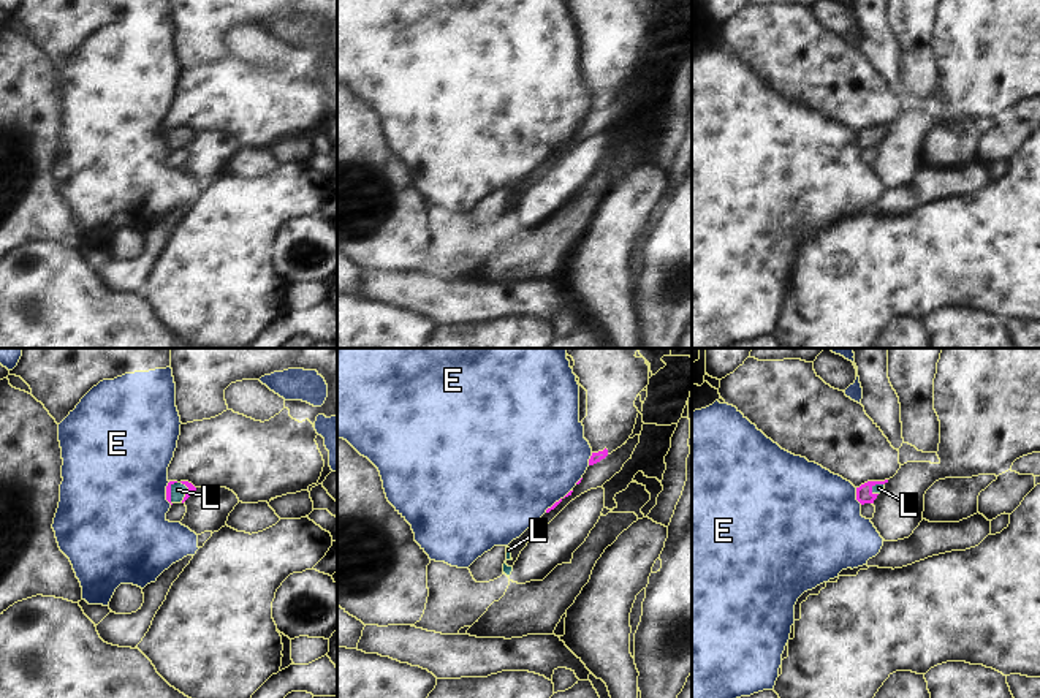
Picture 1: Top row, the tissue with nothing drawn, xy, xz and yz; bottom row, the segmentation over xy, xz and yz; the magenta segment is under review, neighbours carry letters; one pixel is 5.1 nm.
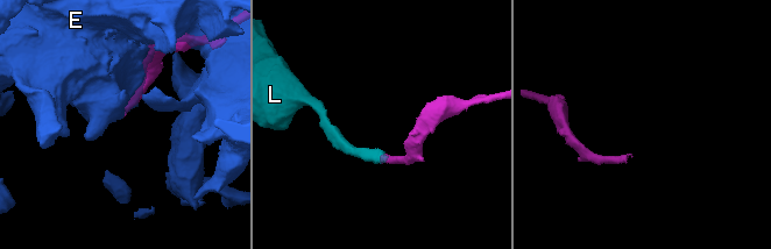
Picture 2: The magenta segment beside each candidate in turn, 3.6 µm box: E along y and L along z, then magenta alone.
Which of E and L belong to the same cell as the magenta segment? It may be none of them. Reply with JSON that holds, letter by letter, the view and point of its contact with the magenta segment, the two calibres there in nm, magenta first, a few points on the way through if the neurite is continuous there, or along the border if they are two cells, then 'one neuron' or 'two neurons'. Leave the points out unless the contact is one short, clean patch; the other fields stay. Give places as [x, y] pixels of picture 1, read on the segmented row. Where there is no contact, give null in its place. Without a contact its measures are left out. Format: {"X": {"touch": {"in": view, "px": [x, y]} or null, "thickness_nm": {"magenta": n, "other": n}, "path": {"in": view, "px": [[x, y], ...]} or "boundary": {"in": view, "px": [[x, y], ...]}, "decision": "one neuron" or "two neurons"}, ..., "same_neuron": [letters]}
{"E": {"touch": {"in": "yz", "px": [857, 496]}, "thickness_nm": {"magenta": 80, "other": 480}, "decision": "two neurons"}, "L": {"touch": {"in": "xy", "px": [170, 493]}, "thickness_nm": {"magenta": 30, "other": 80}, "path": {"in": "xy", "px": [[168, 488], [170, 493], [178, 489]]}, "decision": "one neuron"}, "same_neuron": ["L"]}

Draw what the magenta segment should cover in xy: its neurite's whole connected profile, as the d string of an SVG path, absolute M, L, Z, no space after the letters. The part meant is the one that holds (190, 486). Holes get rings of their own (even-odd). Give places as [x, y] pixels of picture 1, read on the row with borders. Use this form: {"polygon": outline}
{"polygon": "M169 481L166 486L166 500L171 505L180 502L184 503L195 491L196 487L188 481Z"}

